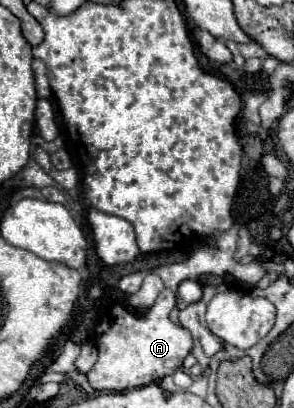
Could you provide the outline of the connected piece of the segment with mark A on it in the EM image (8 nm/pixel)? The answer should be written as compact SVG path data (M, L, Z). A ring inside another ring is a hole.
M165 288L155 304L149 308L147 316L139 316L123 306L113 308L113 316L105 316L97 328L97 350L99 360L89 372L89 382L95 390L121 392L127 388L137 388L161 380L181 368L185 356L193 348L193 338L187 328L173 324L169 312L175 306L175 292Z

